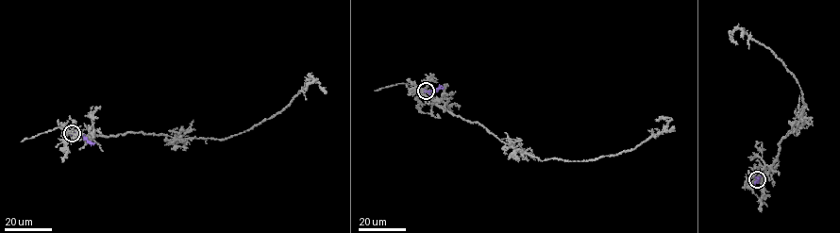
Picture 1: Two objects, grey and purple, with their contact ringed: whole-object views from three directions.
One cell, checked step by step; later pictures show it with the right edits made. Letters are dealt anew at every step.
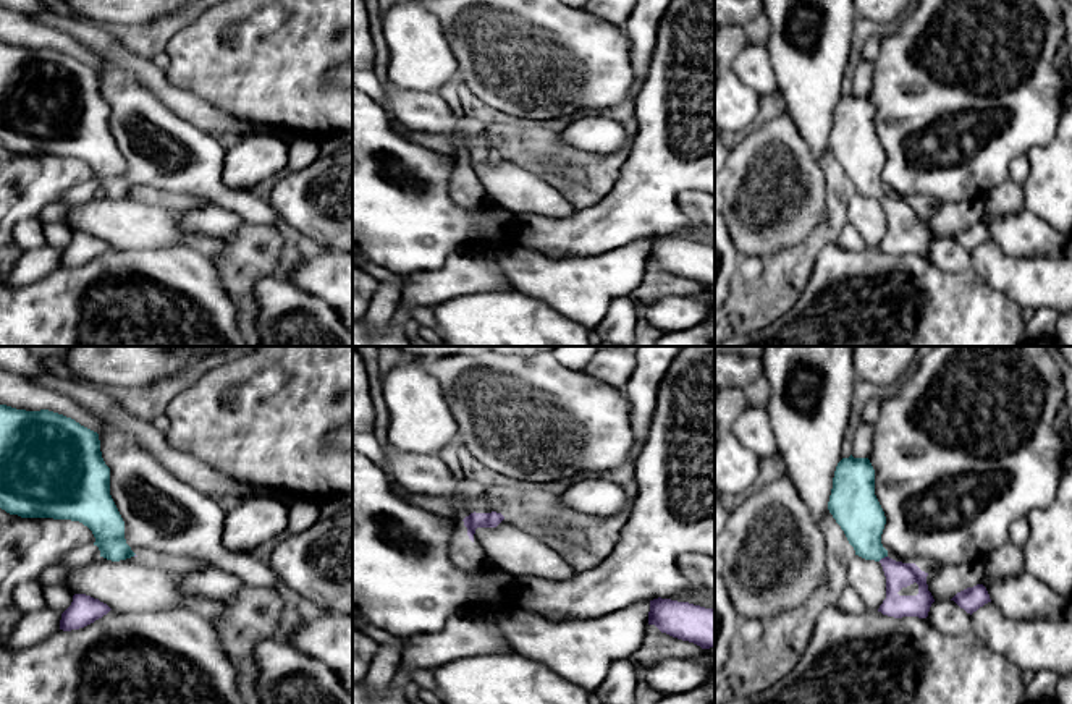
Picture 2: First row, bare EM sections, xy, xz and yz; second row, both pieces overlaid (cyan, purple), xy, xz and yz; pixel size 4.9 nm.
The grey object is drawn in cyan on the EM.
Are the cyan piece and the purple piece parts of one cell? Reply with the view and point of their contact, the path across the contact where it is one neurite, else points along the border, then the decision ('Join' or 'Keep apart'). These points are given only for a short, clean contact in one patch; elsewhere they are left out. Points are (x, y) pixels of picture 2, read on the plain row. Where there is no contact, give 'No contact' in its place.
Touches cyan at yz (882, 195). Path across: yz (859, 151), (867, 180), (882, 195), (899, 212). Join

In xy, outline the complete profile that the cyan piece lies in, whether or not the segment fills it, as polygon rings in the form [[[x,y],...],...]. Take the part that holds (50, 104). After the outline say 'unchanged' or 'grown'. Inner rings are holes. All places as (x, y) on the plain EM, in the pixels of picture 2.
[[[0,42],[0,146],[21,155],[79,159],[92,168],[94,183],[107,197],[120,199],[136,193],[126,181],[125,159],[110,133],[110,105],[102,95],[99,71],[63,52]]] | unchanged

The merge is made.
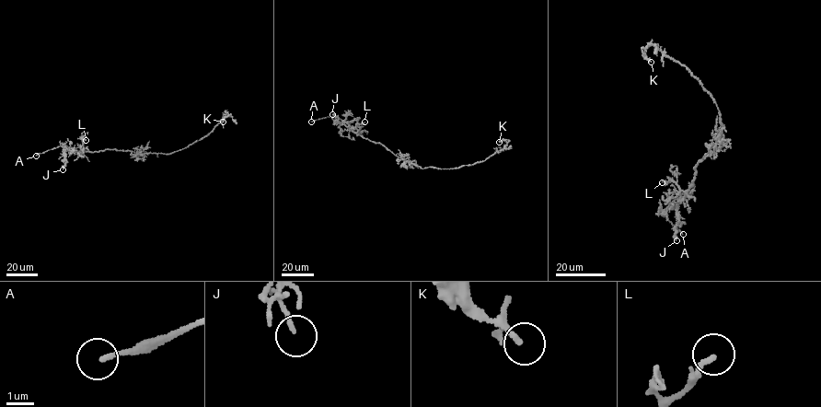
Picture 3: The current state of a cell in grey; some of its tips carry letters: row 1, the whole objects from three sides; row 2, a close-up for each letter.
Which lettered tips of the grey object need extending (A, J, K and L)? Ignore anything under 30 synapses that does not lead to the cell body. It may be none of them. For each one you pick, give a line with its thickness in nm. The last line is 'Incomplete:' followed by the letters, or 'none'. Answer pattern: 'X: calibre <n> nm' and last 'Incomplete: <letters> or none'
A: calibre 160 nm
Incomplete: A

